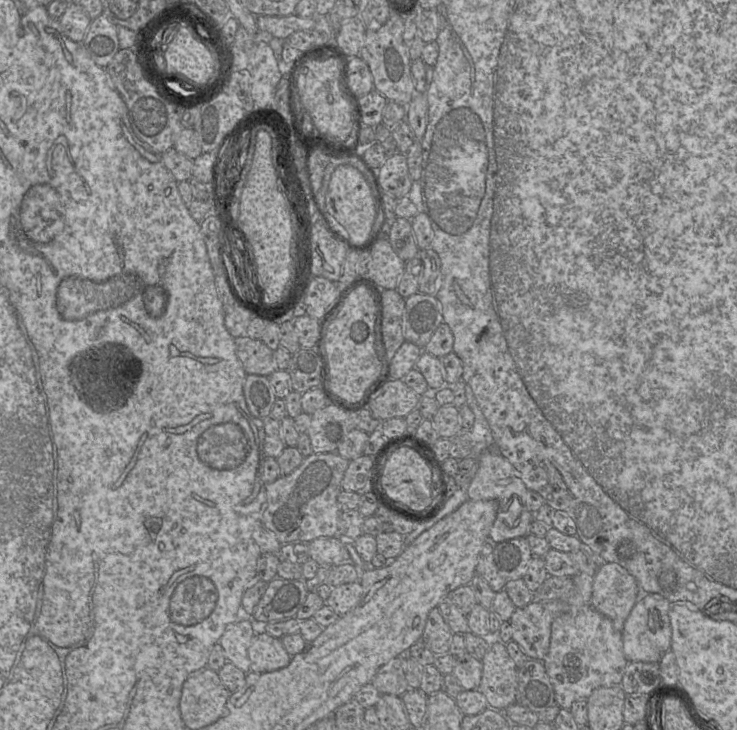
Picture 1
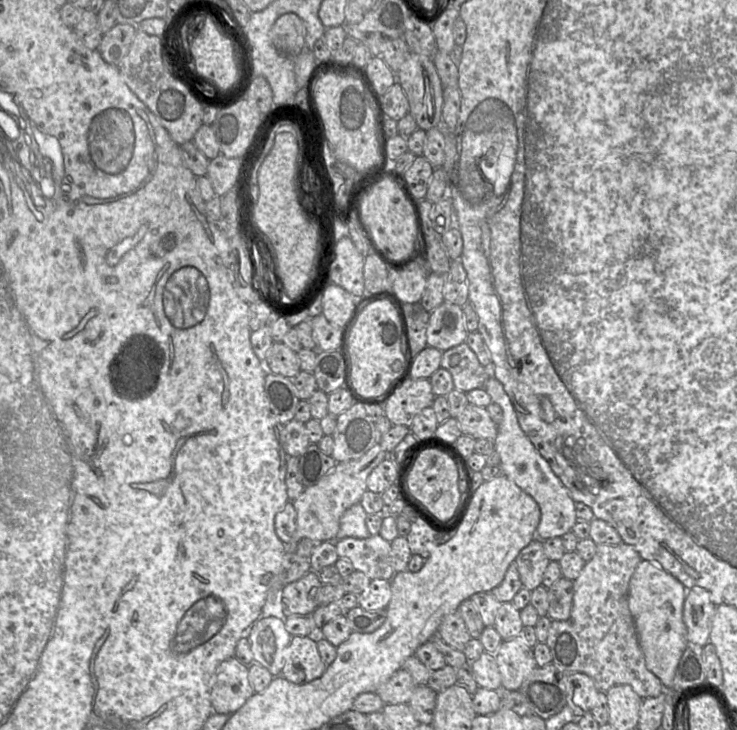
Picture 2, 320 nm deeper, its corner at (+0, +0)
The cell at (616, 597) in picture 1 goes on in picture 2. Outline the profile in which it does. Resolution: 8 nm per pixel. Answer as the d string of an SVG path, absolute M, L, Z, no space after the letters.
M646 560L640 561L629 582L628 608L646 667L659 678L666 691L673 687L677 666L688 645L687 630L683 622L685 597L686 588L676 578Z

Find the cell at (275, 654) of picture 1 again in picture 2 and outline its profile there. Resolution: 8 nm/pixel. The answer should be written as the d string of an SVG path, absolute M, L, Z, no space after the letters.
M317 635L293 636L280 675L292 683L305 684L321 677L326 668L317 648Z

